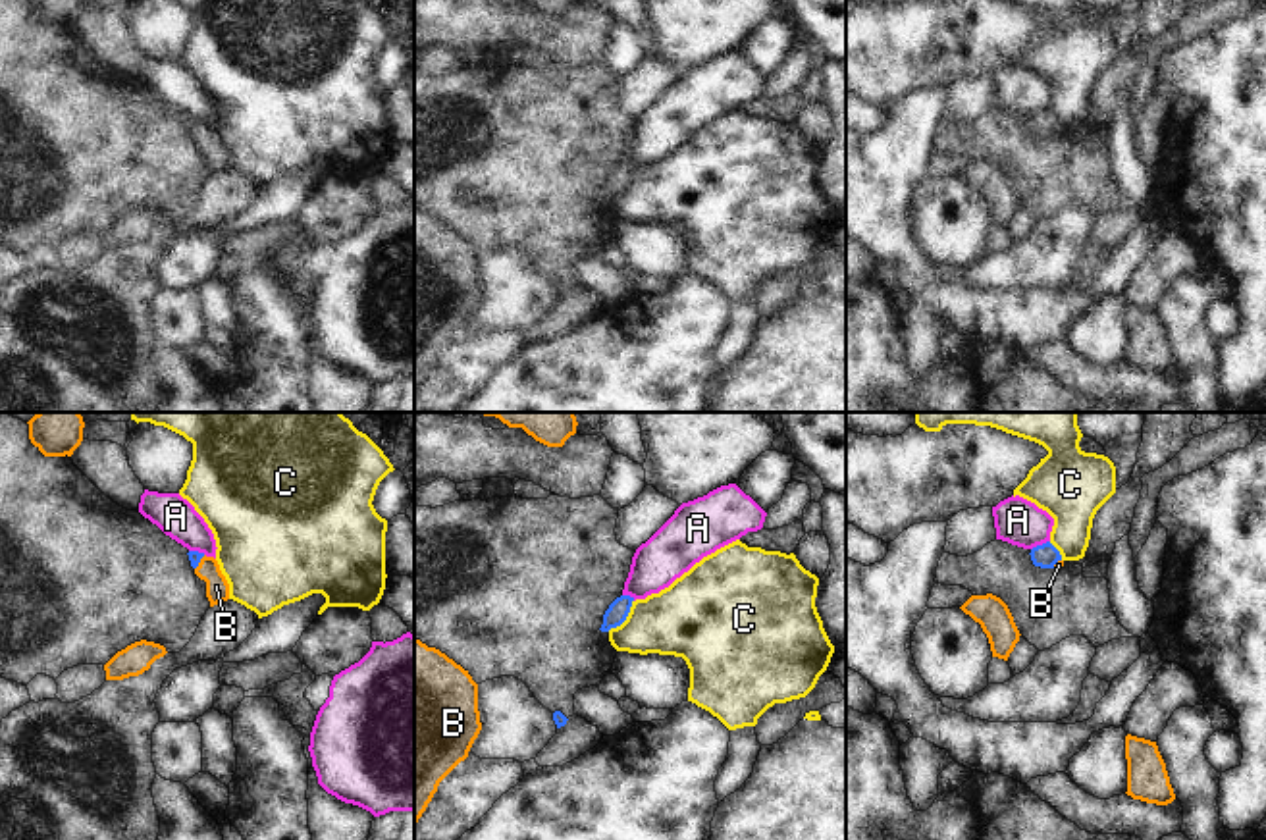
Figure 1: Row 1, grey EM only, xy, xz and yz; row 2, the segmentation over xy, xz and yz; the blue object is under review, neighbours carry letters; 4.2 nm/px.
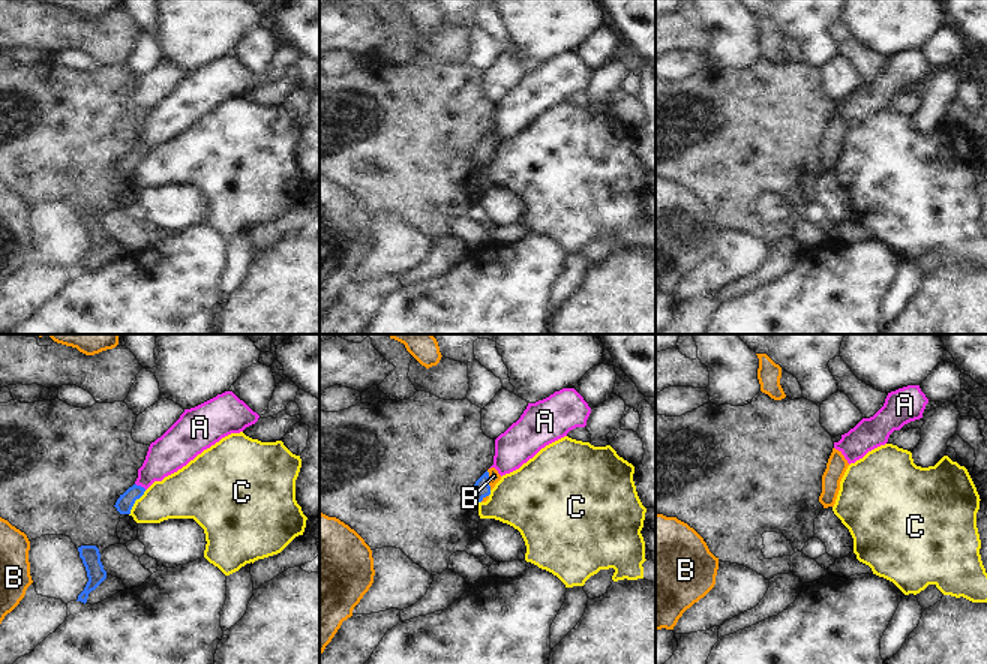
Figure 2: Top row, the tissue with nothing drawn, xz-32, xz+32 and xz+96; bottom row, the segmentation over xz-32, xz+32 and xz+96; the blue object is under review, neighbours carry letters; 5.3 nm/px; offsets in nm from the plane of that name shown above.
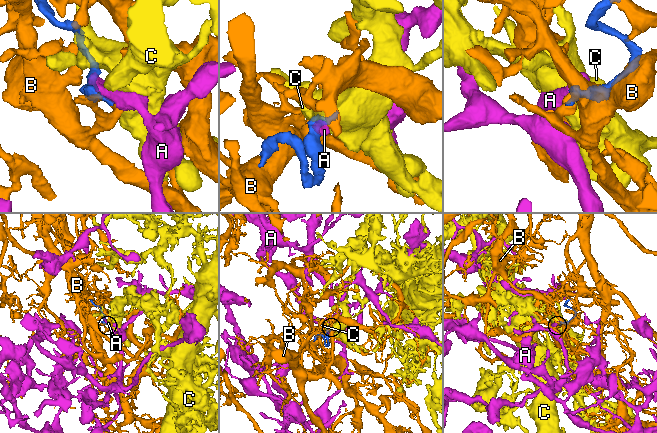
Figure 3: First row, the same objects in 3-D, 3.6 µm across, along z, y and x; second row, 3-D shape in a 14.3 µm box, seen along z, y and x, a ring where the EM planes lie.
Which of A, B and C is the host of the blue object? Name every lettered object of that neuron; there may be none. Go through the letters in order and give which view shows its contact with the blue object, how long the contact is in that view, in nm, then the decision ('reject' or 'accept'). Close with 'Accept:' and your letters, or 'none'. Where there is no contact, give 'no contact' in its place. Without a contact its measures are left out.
A: meets blue in yz; contact 90 nm long; reject
B: meets blue in xy; contact 80 nm long; accept
C: meets blue in xz; contact 170 nm long; reject
Accept: B

